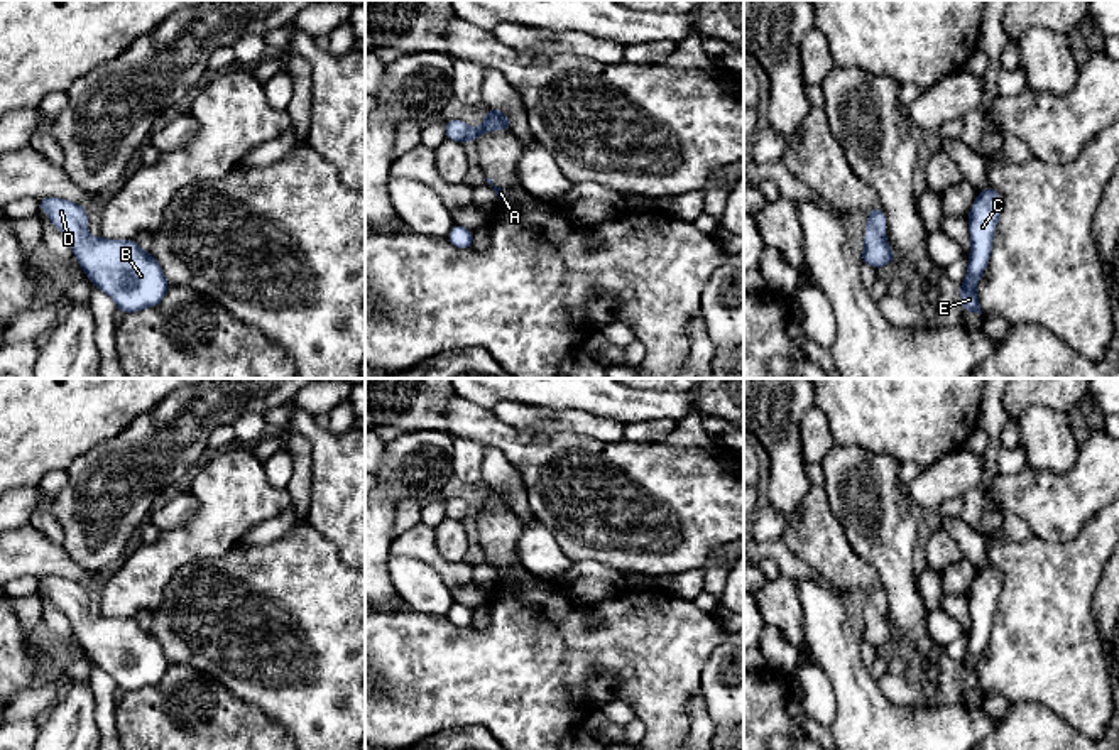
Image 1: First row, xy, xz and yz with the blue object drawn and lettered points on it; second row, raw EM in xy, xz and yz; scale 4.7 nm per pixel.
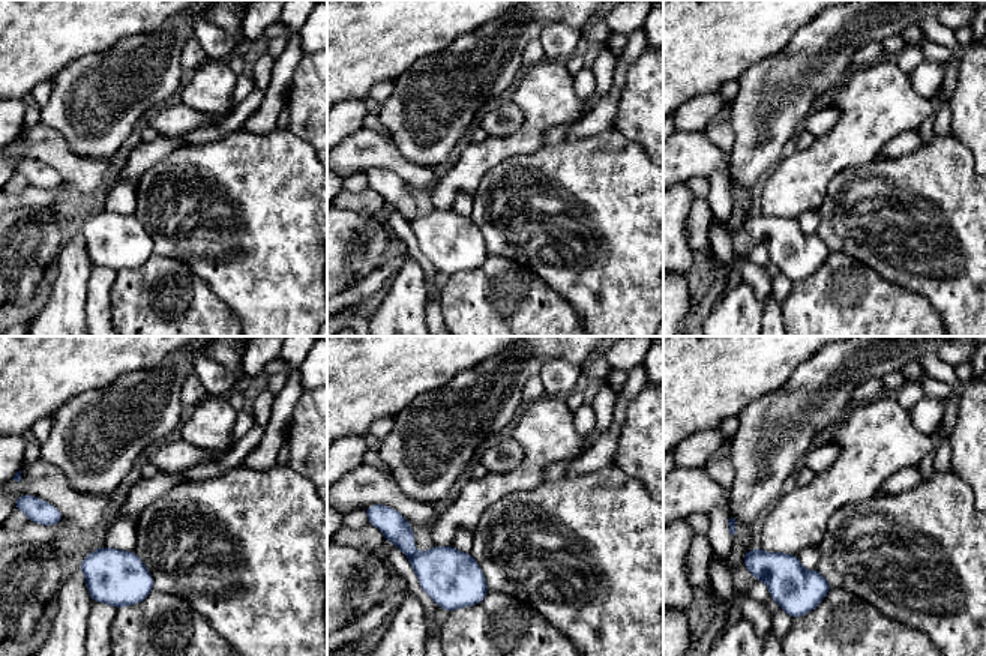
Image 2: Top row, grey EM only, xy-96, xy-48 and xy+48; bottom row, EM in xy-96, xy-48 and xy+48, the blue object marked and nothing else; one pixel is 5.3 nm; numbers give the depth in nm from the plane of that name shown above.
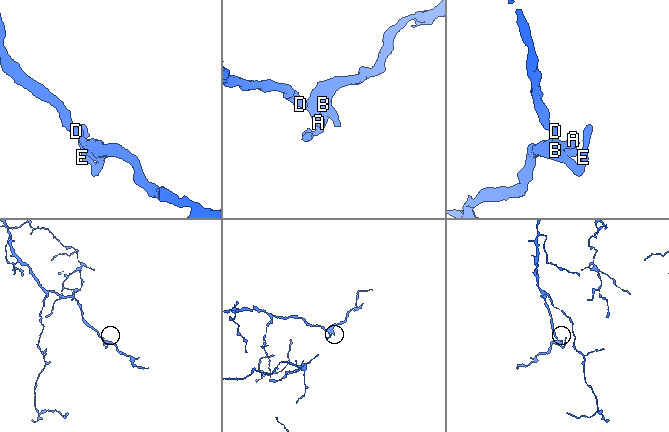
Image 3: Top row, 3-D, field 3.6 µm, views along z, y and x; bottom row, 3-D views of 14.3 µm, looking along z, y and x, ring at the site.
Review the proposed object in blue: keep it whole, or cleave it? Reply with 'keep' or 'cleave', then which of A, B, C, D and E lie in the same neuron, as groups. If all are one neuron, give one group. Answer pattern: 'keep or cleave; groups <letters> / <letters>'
keep; groups A B C D E

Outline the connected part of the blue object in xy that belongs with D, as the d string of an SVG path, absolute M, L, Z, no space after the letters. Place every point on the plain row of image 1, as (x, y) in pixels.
M42 576L39 588L68 617L86 657L108 672L118 689L142 689L164 677L167 657L157 637L145 632L135 618L90 615L86 586L68 578Z

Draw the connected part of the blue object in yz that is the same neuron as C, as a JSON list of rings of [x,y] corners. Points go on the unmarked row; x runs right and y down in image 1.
[[[994,566],[980,569],[967,593],[972,627],[969,632],[967,654],[958,667],[962,688],[979,691],[980,682],[975,664],[982,655],[992,628],[992,617],[1001,593],[1001,573]]]

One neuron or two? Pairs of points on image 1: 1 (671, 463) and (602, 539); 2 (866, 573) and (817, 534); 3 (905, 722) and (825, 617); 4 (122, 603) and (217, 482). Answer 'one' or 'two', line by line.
1: one
2: one
3: one
4: one

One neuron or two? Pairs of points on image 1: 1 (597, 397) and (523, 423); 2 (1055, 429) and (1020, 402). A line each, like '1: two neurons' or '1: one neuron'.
1: two neurons
2: two neurons

